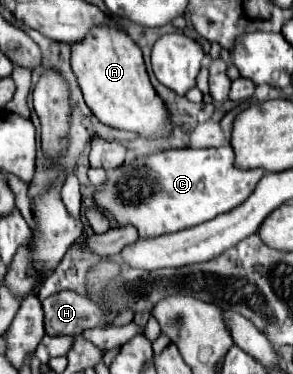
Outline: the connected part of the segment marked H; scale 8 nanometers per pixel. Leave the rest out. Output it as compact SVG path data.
M74 291L54 293L42 301L42 307L48 335L80 335L84 329L106 323L104 311Z

